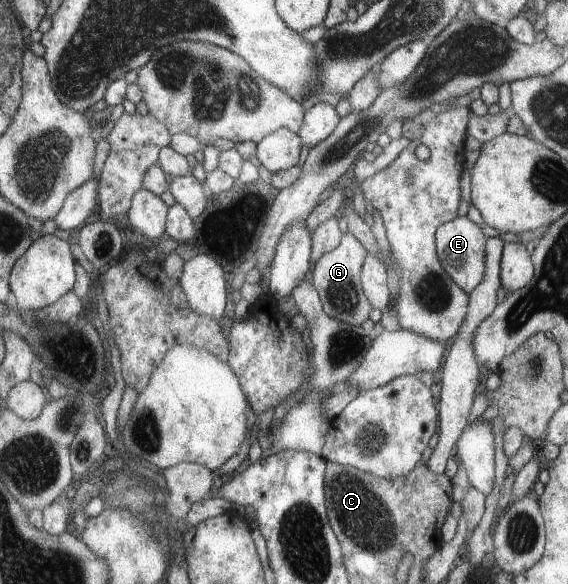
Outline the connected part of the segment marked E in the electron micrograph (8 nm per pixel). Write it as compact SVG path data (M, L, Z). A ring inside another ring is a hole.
M459 216L442 223L434 234L438 259L445 268L447 275L467 294L483 279L485 271L485 237L475 223L466 216Z

